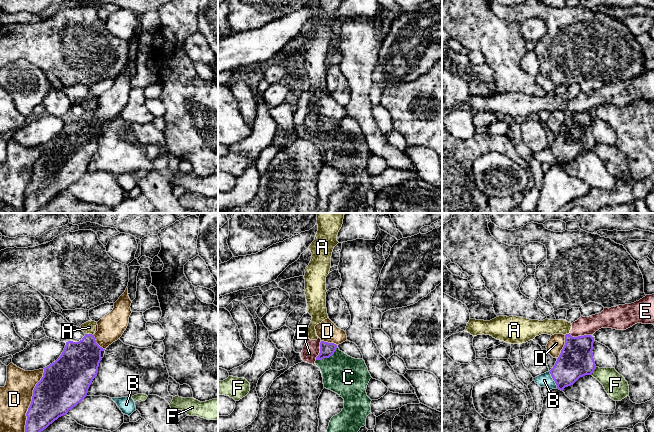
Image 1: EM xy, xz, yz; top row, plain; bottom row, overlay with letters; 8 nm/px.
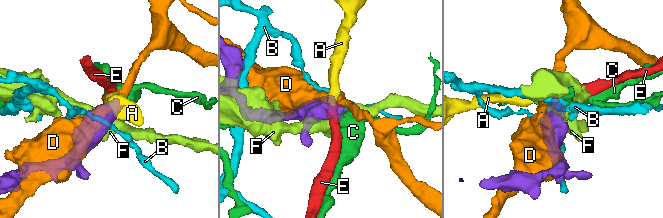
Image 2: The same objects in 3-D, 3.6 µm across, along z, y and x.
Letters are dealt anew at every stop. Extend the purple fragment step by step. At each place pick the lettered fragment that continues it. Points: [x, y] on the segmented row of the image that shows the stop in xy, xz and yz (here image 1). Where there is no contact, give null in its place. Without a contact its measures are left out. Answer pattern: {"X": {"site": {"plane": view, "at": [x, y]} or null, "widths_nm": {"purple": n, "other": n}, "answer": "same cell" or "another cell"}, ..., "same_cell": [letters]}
{"A": {"site": {"plane": "xy", "at": [89, 334]}, "widths_nm": {"purple": 320, "other": 100}, "answer": "another cell"}, "B": {"site": {"plane": "yz", "at": [553, 379]}, "widths_nm": {"purple": 280, "other": 110}, "answer": "another cell"}, "C": {"site": {"plane": "xz", "at": [328, 357]}, "widths_nm": {"purple": 110, "other": 320}, "answer": "same cell"}, "D": {"site": {"plane": "xy", "at": [32, 400]}, "widths_nm": {"purple": 360, "other": 260}, "answer": "another cell"}, "E": {"site": {"plane": "yz", "at": [579, 336]}, "widths_nm": {"purple": 280, "other": 140}, "answer": "another cell"}, "F": {"site": {"plane": "yz", "at": [593, 371]}, "widths_nm": {"purple": 280, "other": 180}, "answer": "another cell"}, "same_cell": ["C"]}

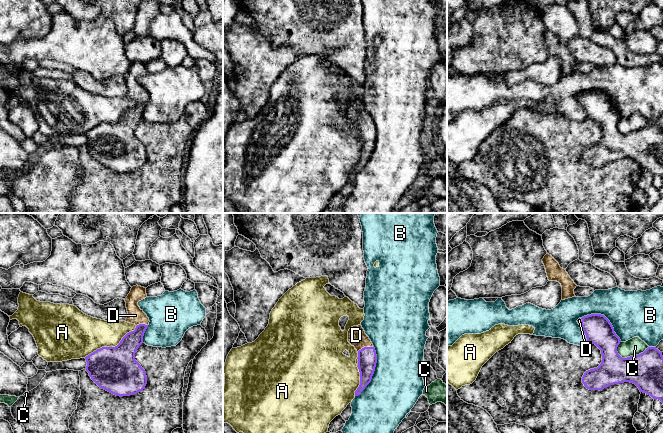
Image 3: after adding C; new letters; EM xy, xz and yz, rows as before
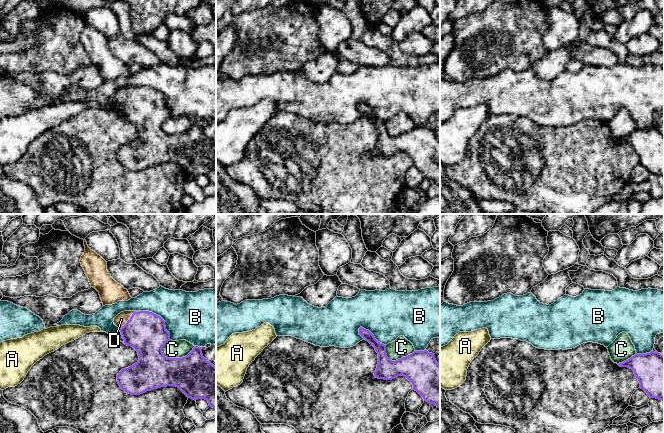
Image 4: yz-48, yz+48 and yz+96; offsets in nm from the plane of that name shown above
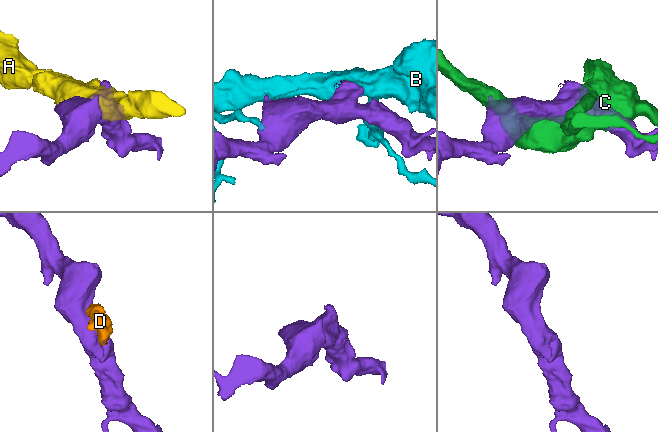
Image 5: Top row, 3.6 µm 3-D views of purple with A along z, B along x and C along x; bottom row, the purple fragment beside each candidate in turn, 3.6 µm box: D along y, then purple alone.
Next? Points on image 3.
{"A": {"site": {"plane": "xy", "at": [111, 347]}, "widths_nm": {"purple": 360, "other": 320}, "answer": "another cell"}, "B": {"site": {"plane": "xz", "at": [373, 373]}, "widths_nm": {"purple": 160, "other": 420}, "answer": "another cell"}, "C": {"site": {"plane": "yz", "at": [632, 356]}, "widths_nm": {"purple": 280, "other": 140}, "answer": "another cell"}, "D": {"site": {"plane": "xz", "at": [365, 347]}, "widths_nm": {"purple": 160, "other": 140}, "answer": "same cell"}, "same_cell": ["D"]}

